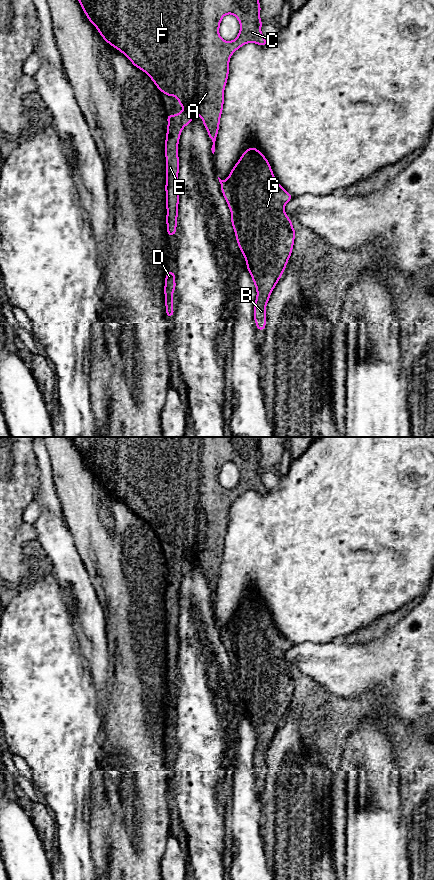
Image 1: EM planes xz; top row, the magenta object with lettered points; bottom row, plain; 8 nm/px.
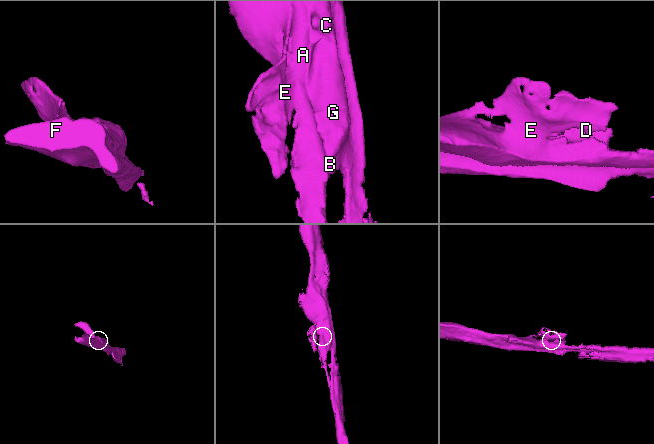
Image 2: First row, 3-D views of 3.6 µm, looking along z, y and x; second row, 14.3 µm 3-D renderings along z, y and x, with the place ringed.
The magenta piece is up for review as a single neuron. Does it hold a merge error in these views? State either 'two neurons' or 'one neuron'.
one neuron

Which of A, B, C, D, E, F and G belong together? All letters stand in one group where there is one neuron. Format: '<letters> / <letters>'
A B C D E F G

